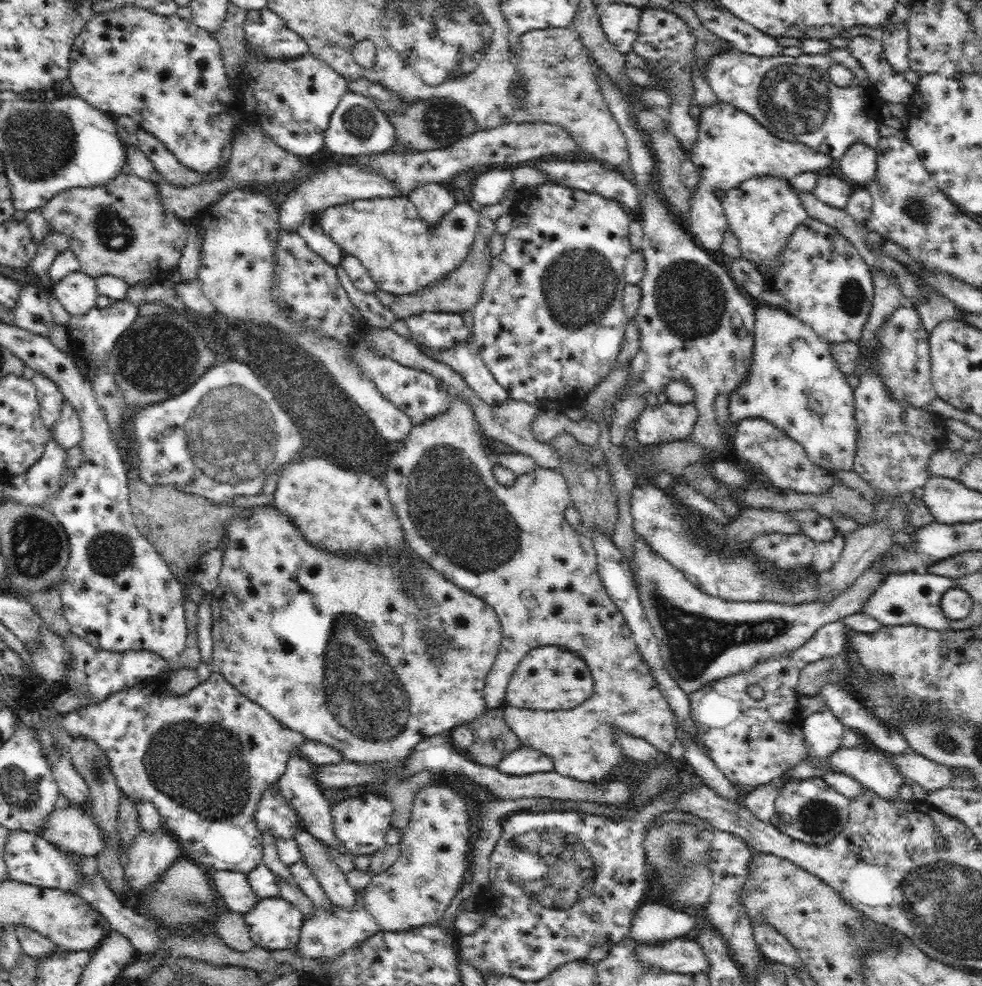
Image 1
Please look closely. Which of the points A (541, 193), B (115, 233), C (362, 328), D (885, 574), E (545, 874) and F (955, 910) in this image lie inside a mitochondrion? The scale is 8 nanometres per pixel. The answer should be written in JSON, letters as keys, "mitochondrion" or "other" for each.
{"A":"other","B":"mitochondrion","C":"other","D":"other","E":"mitochondrion","F":"mitochondrion"}

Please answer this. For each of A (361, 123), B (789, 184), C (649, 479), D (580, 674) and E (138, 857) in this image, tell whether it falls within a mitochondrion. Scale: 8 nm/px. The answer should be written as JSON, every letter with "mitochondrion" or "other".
{"A":"mitochondrion","B":"other","C":"other","D":"other","E":"other"}

